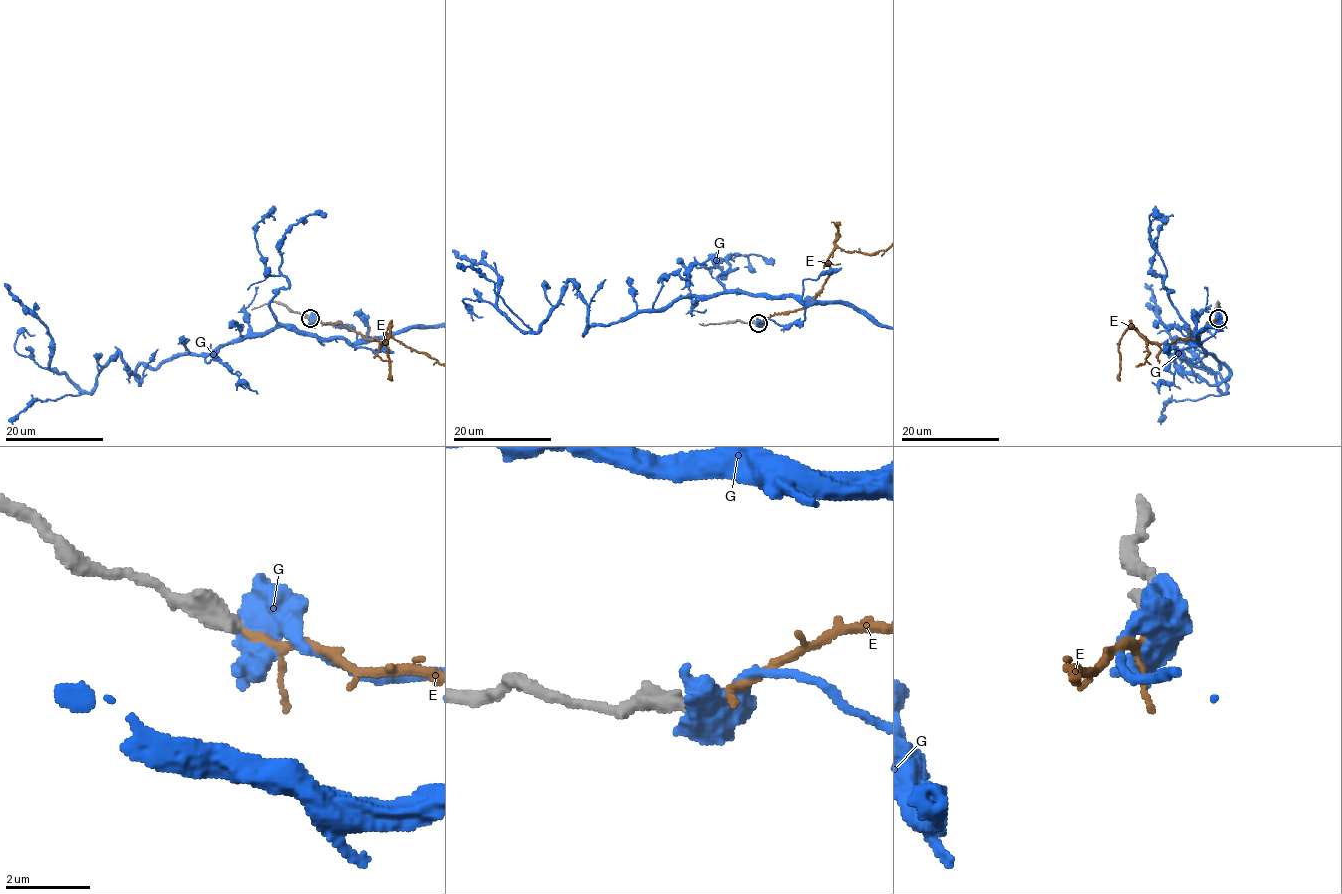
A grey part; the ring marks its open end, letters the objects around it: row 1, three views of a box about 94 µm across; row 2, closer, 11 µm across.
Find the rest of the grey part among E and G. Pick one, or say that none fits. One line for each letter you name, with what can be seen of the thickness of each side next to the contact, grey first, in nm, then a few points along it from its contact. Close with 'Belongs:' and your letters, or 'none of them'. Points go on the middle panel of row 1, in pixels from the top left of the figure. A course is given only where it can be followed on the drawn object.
E: calibres 460 and 190 nm
Belongs: E

